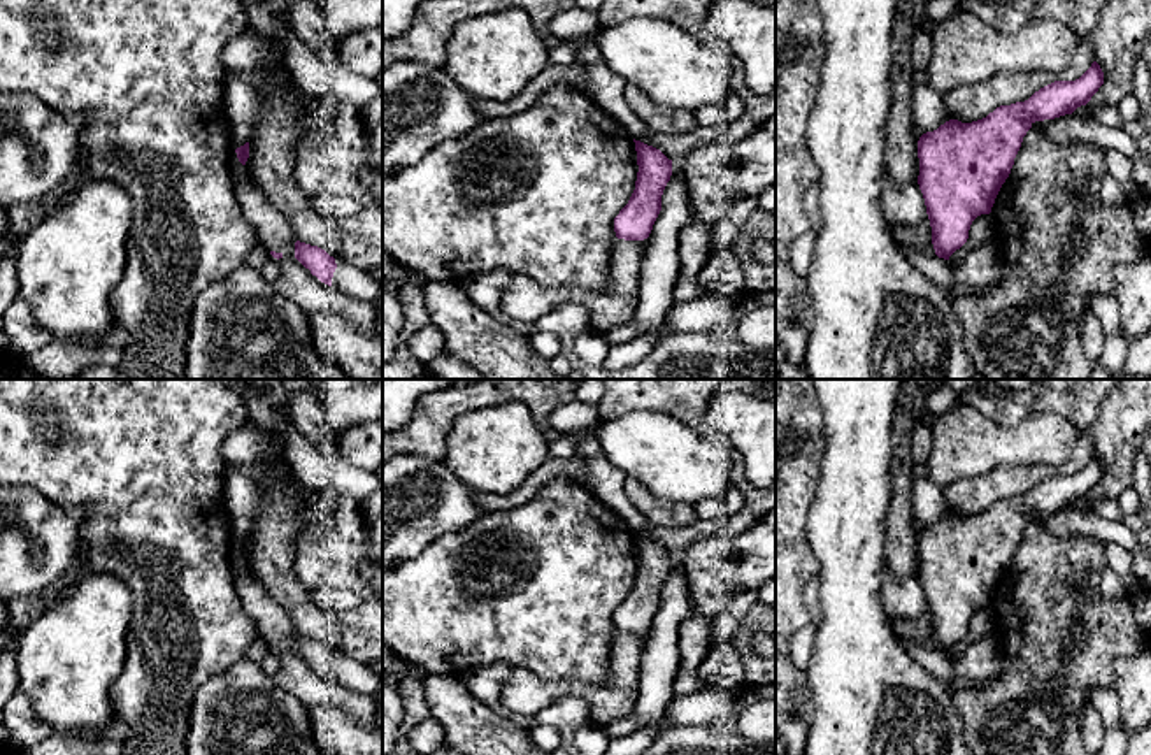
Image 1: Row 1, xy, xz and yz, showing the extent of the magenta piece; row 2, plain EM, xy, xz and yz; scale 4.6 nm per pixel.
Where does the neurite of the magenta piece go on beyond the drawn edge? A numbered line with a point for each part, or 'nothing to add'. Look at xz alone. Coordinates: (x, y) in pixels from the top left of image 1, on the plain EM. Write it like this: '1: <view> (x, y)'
nothing to add

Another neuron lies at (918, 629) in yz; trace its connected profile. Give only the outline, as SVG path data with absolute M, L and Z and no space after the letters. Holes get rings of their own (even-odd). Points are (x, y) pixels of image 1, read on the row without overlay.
M925 611L918 618L895 618L891 620L891 629L895 637L898 639L912 641L925 648L935 648L932 637L932 620L928 611Z

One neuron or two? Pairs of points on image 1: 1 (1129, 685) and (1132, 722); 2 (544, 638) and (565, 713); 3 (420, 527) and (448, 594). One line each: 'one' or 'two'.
1: one
2: two
3: two

